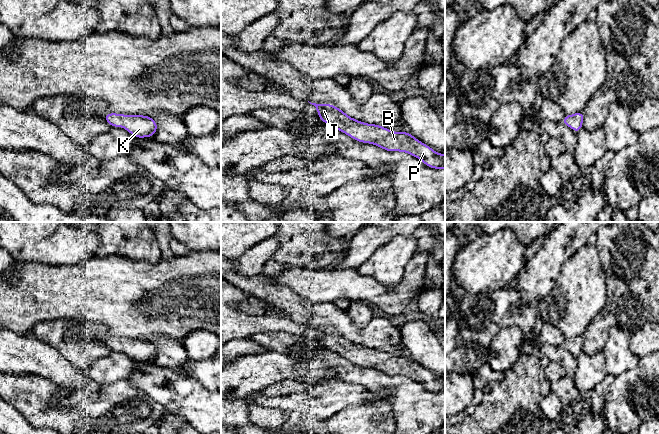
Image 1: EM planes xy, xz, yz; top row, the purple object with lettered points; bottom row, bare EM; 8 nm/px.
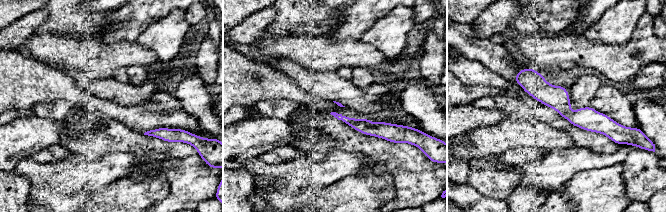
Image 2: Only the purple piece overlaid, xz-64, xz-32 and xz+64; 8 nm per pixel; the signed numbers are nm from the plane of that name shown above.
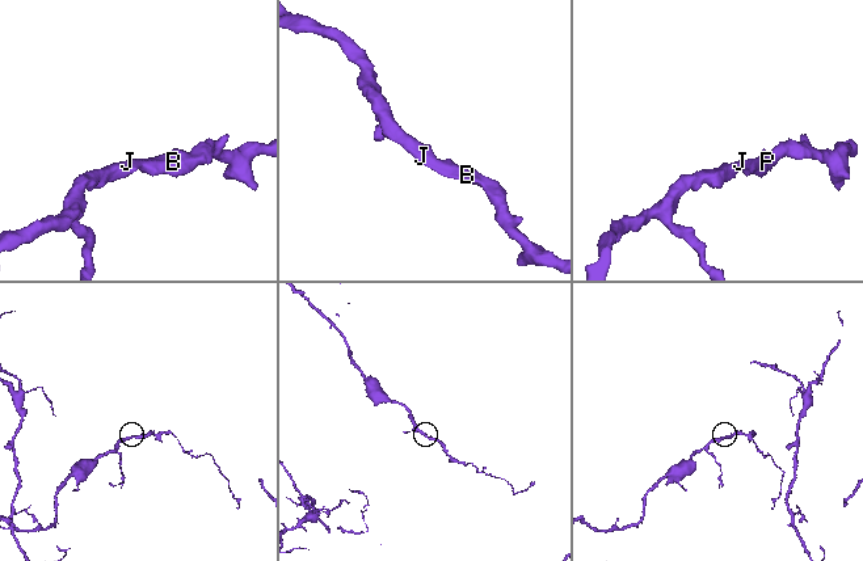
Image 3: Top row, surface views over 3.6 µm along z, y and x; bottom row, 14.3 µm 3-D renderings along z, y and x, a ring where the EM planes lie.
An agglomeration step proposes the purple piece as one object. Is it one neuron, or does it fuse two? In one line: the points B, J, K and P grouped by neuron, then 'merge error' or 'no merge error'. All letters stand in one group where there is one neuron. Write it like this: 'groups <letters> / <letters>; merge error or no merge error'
groups B J K P; no merge error

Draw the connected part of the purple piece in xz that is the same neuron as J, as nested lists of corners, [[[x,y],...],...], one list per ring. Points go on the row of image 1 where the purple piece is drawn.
[[[309,103],[316,107],[318,118],[321,119],[325,124],[343,132],[360,143],[373,144],[389,152],[405,152],[418,159],[421,159],[427,167],[433,169],[445,169],[445,155],[435,152],[430,146],[422,143],[407,131],[395,132],[377,124],[368,124],[358,121],[355,118],[349,117],[344,111],[333,104]]]

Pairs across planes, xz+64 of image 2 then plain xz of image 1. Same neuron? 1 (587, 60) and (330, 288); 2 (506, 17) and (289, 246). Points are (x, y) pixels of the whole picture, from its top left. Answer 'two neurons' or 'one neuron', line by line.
1: one neuron
2: two neurons

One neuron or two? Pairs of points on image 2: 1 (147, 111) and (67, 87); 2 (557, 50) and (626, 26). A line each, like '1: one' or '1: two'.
1: one
2: two

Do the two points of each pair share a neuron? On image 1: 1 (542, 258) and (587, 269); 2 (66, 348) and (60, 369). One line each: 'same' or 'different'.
1: different
2: different

